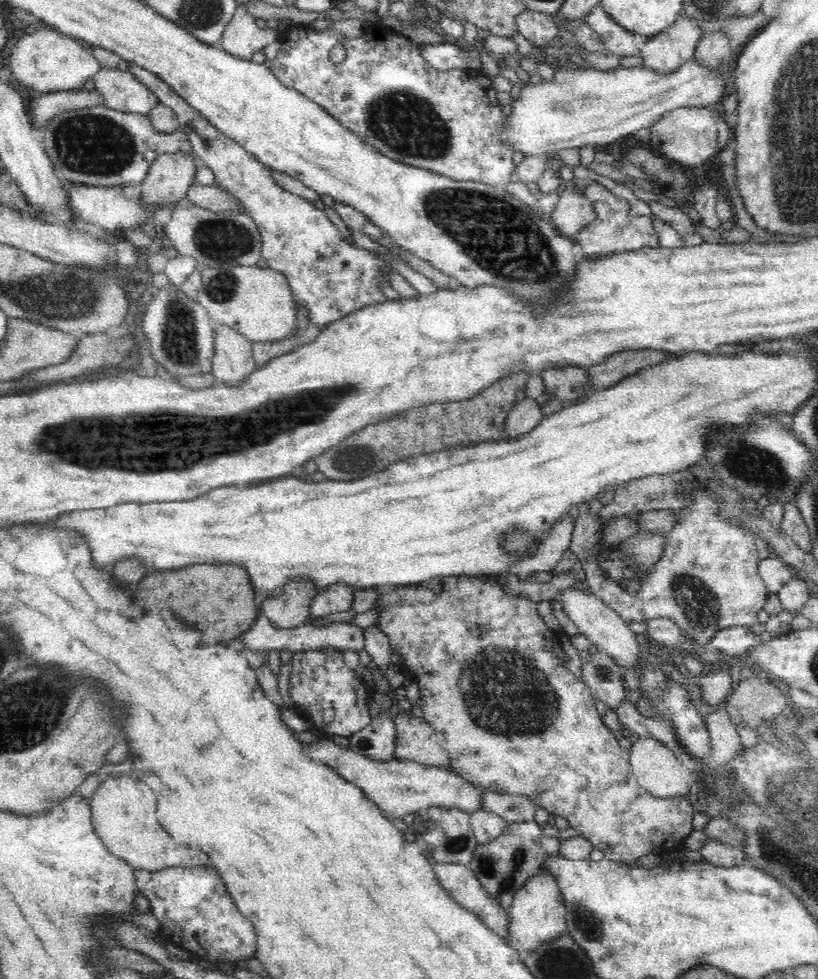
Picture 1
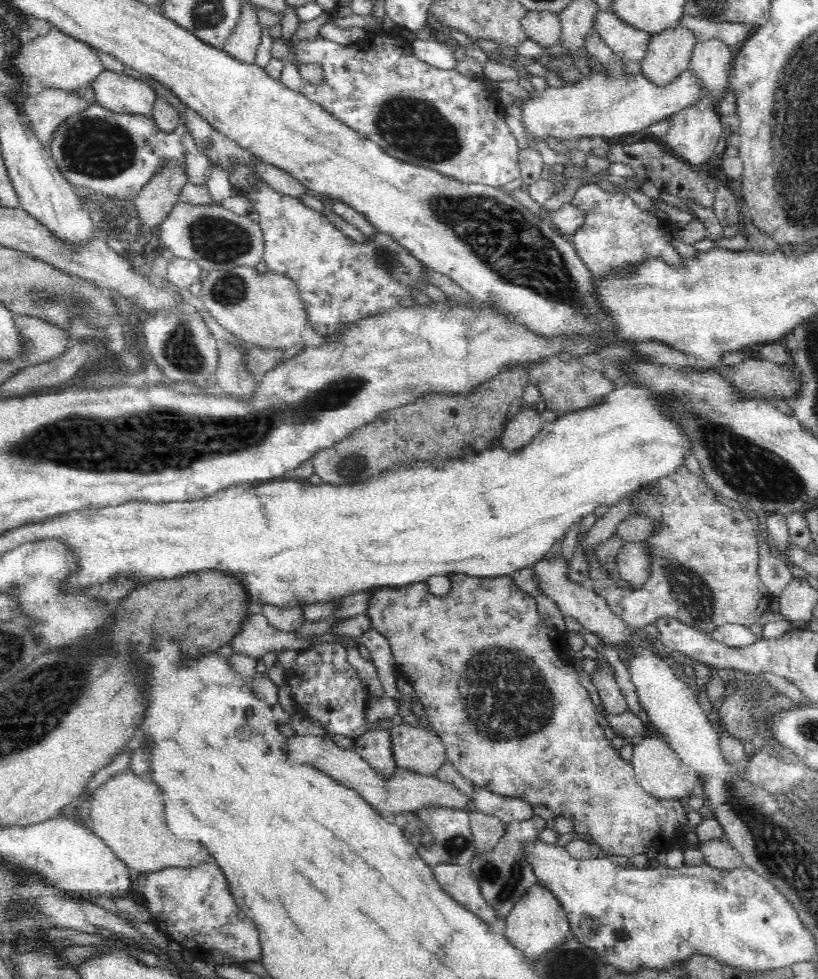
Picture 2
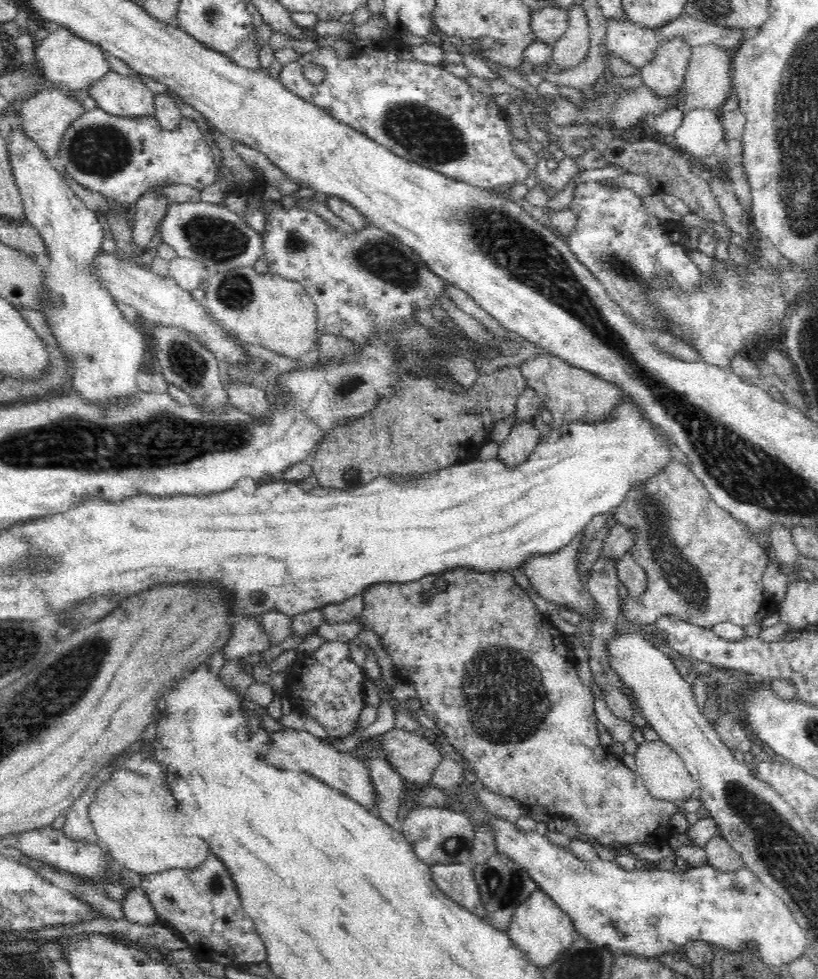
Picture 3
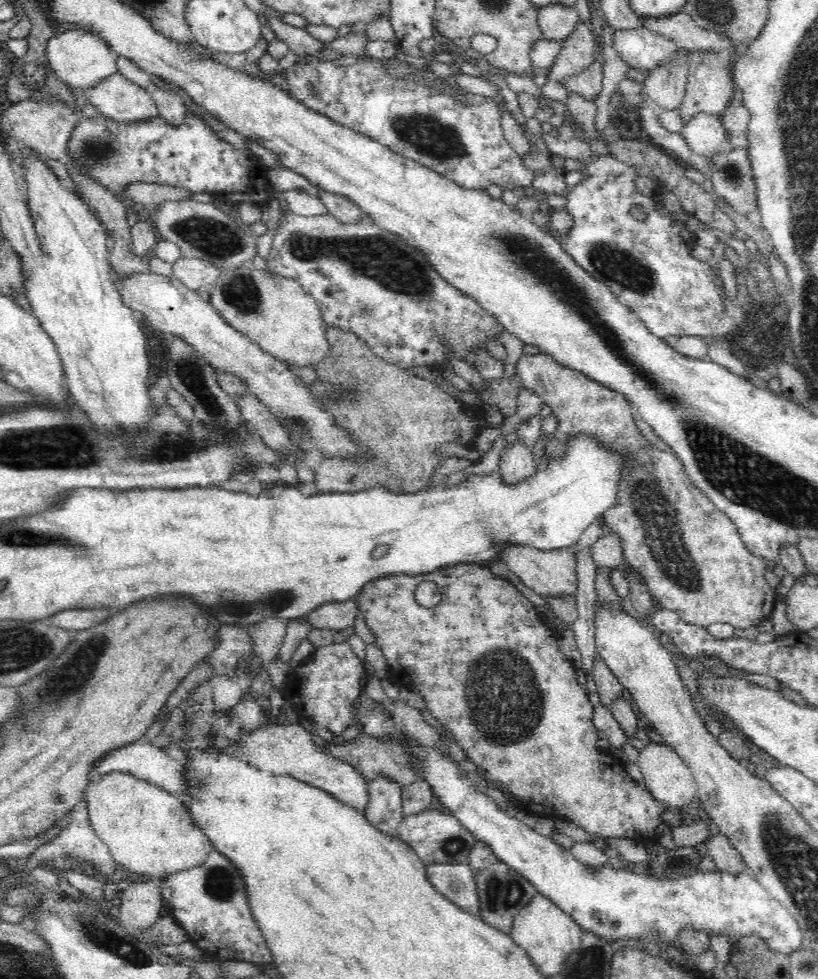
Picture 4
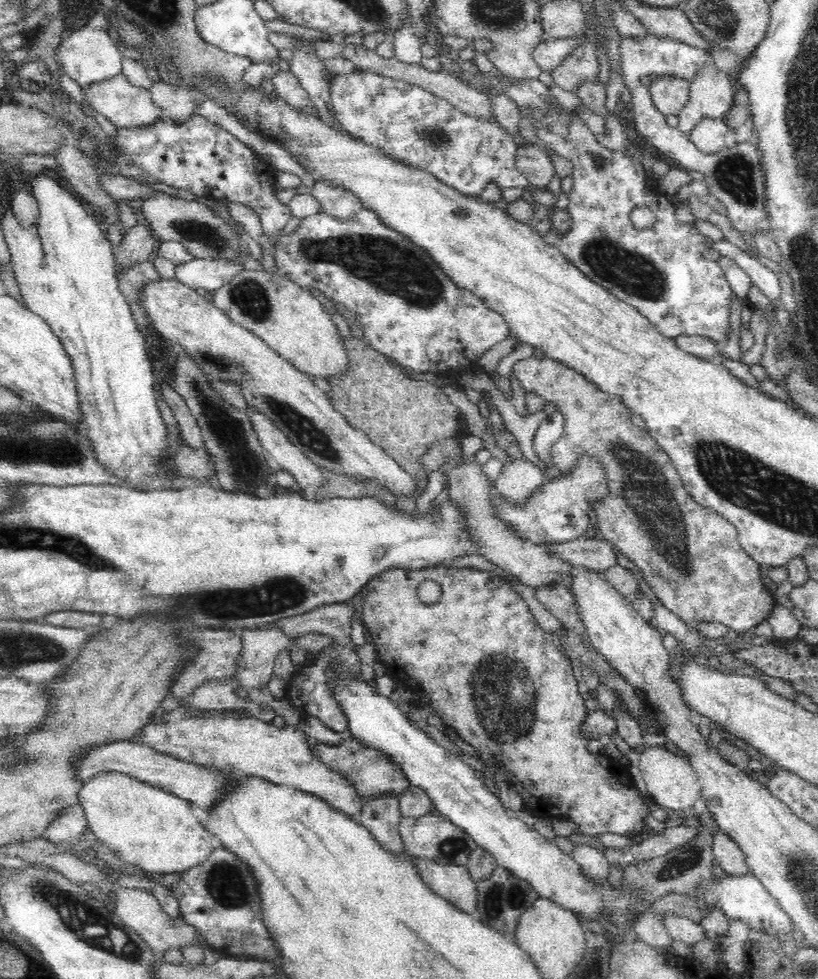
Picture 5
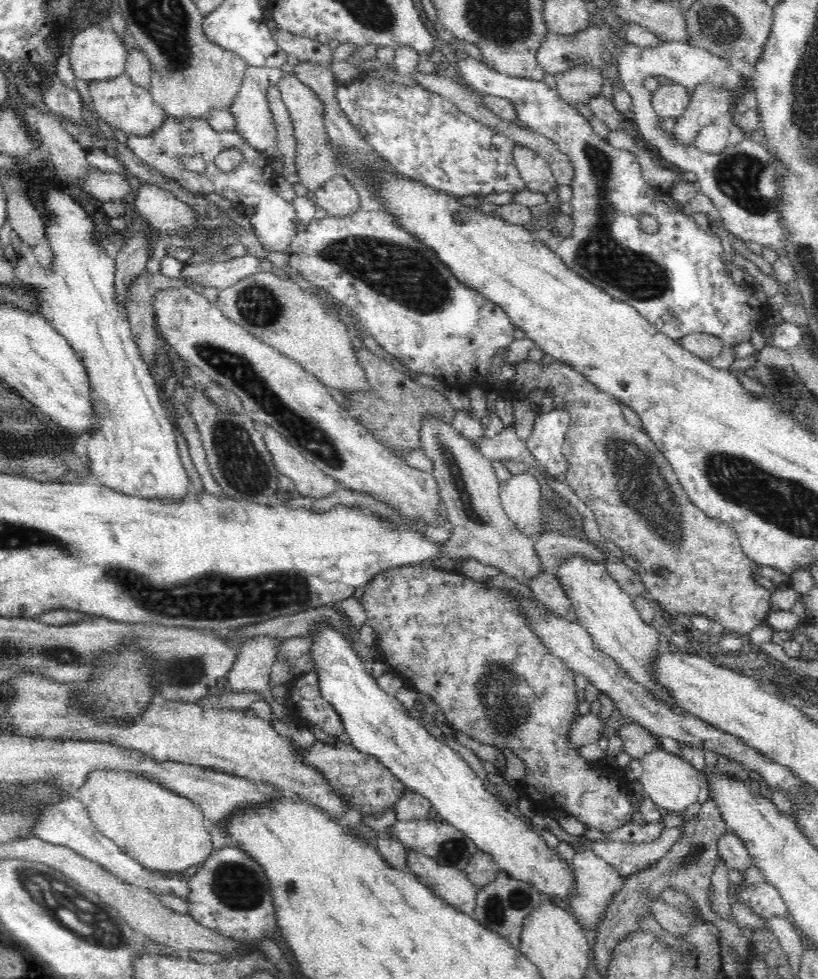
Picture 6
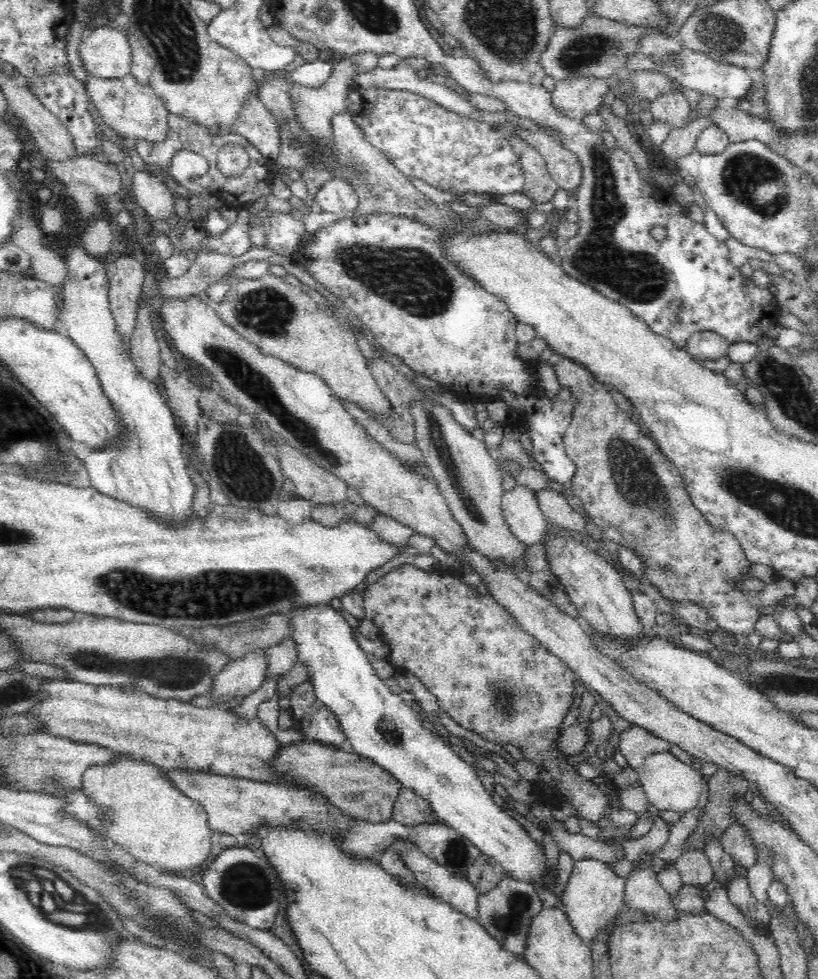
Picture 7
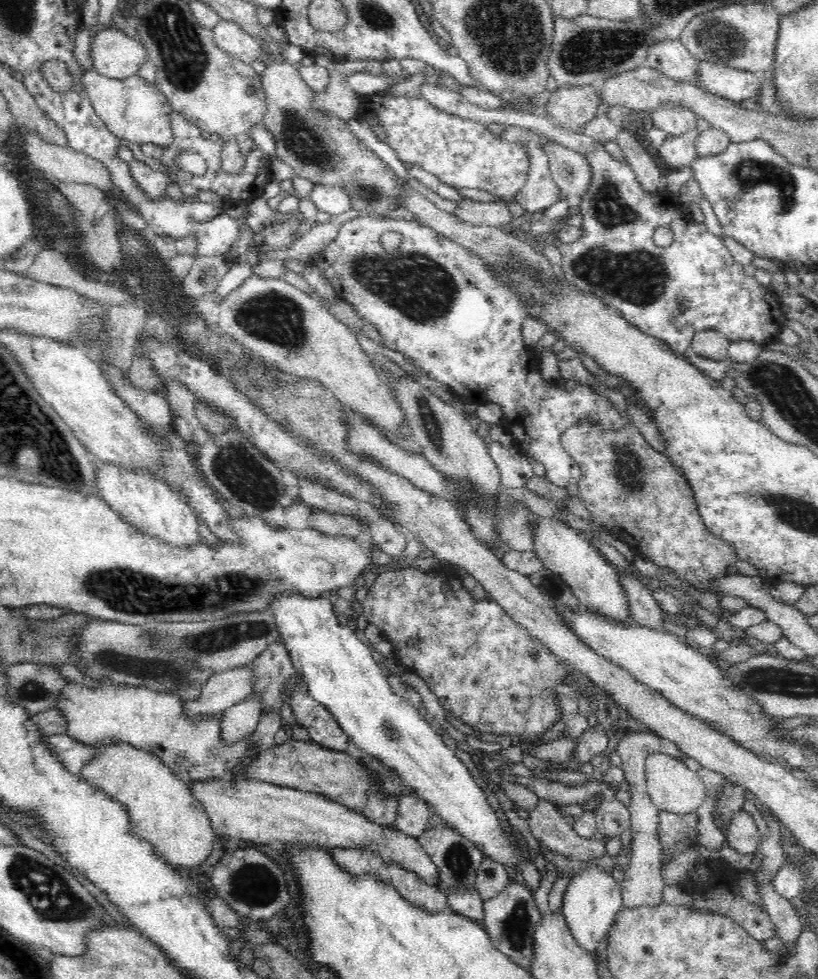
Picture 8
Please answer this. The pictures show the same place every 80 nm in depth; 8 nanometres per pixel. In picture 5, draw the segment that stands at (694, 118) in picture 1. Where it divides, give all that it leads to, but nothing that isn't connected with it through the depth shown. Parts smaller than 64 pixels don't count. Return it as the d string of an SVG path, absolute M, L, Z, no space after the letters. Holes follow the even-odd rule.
M704 118L696 124L696 128L692 128L688 136L700 152L716 154L726 146L724 135L728 127L725 120Z

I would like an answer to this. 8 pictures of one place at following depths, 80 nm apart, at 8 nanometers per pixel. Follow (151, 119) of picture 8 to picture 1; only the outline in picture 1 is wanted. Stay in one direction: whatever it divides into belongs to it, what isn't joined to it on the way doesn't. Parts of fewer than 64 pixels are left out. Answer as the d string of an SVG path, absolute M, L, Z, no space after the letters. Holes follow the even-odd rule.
M102 68L93 81L108 110L148 114L159 103L159 98L130 72Z

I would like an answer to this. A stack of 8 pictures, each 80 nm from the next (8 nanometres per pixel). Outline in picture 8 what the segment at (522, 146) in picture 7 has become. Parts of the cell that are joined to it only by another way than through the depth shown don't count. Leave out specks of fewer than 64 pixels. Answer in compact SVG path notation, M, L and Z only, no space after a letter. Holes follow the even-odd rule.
M505 125L505 130L497 138L516 141L518 144L524 143L528 157L530 157L530 170L528 170L526 184L518 194L513 196L514 201L530 214L546 211L554 204L558 205L558 202L561 202L562 194L560 187L552 178L548 153L542 147L548 138L540 133L536 134L530 129L514 125Z

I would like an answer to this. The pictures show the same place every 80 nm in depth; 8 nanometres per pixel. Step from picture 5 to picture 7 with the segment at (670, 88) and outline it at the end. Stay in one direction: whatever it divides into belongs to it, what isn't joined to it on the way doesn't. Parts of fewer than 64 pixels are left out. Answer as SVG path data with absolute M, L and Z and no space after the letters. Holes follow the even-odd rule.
M672 90L658 96L649 104L649 108L653 120L667 122L672 129L682 128L690 120L690 114L693 112L690 102L680 90Z

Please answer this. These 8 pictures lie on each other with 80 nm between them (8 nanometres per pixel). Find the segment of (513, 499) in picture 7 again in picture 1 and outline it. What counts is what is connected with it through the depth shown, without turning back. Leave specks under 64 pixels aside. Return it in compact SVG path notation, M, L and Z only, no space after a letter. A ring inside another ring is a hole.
M516 400L513 410L506 417L504 435L508 439L520 439L528 435L536 426L543 422L541 400Z

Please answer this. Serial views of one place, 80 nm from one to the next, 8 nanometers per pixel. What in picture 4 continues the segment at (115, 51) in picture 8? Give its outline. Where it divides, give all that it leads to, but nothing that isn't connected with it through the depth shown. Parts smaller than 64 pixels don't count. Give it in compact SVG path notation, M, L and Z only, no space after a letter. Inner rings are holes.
M84 28L66 30L50 38L45 57L48 60L47 71L53 70L57 78L64 82L70 90L75 88L89 89L100 84L104 78L119 73L117 58L110 45L100 36Z

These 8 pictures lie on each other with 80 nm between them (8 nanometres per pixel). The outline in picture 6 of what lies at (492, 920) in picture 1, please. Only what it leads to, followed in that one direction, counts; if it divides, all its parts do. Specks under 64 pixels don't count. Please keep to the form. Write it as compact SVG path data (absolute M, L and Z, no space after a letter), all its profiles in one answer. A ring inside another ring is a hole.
M407 847L409 870L416 875L435 896L459 912L474 915L478 889L468 879L466 872L452 866L442 866L438 861Z

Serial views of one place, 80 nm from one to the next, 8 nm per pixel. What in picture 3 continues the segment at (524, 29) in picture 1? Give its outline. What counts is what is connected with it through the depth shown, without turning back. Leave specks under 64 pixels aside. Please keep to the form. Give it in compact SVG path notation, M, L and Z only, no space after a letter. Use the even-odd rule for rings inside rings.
M546 7L533 11L530 27L536 40L555 45L568 28L568 11L560 7Z

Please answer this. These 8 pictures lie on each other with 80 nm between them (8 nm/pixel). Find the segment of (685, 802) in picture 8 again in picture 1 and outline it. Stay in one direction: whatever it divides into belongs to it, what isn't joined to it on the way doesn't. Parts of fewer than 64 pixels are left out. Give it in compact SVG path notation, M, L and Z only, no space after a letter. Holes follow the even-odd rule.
M641 738L631 744L629 762L639 785L658 798L684 796L690 792L694 778L691 770L664 743L655 738Z

